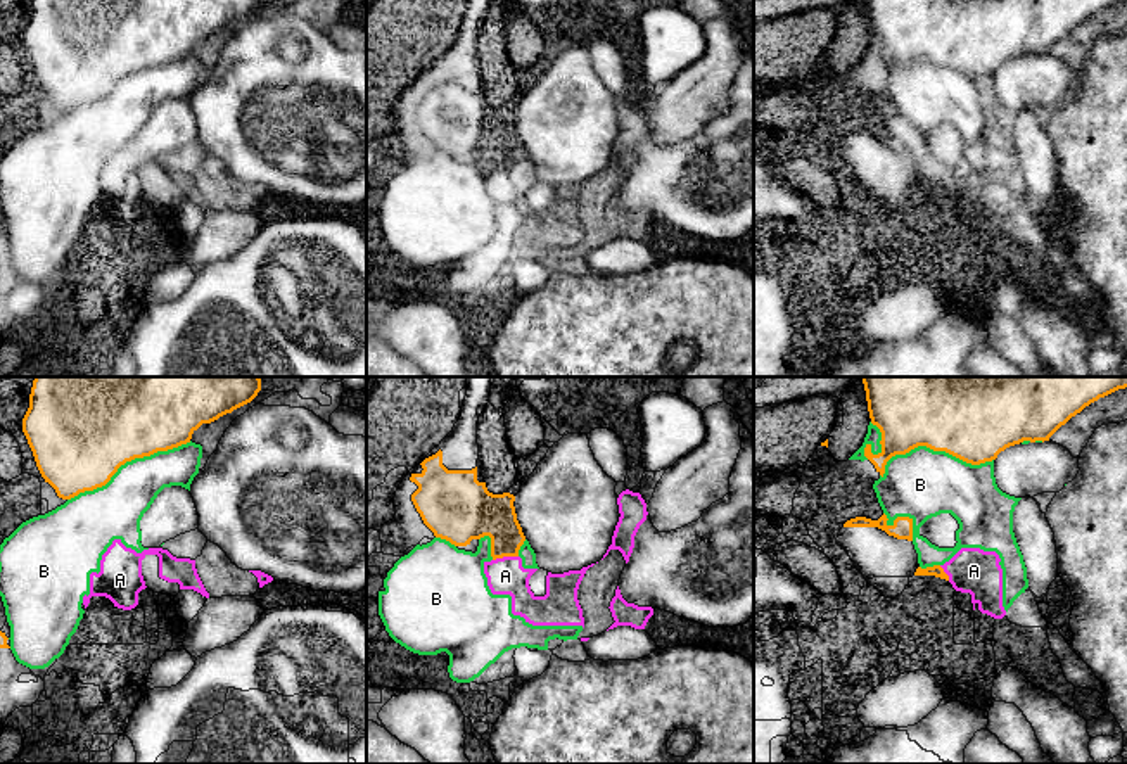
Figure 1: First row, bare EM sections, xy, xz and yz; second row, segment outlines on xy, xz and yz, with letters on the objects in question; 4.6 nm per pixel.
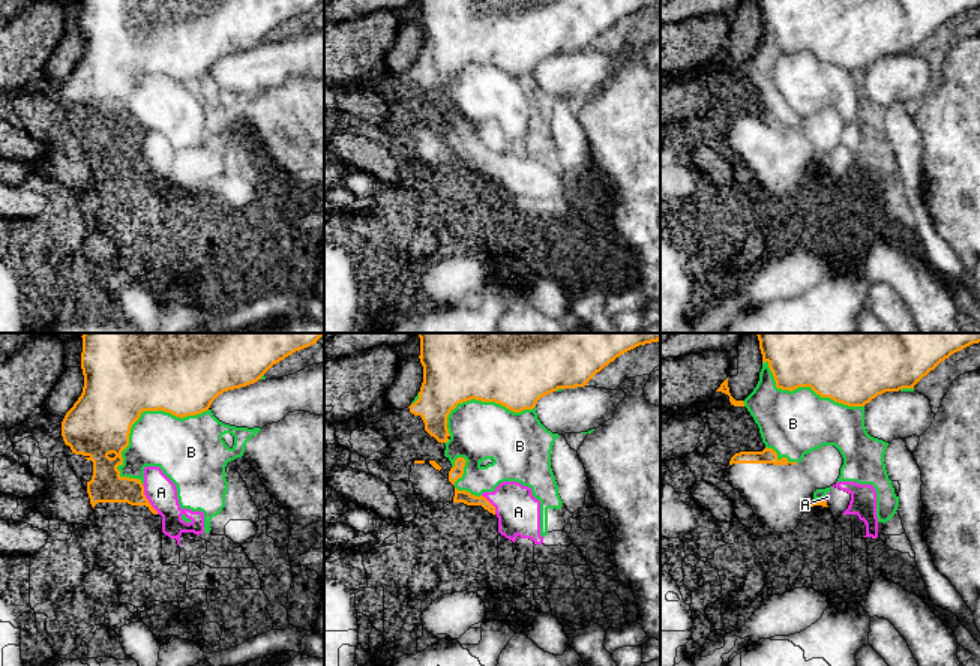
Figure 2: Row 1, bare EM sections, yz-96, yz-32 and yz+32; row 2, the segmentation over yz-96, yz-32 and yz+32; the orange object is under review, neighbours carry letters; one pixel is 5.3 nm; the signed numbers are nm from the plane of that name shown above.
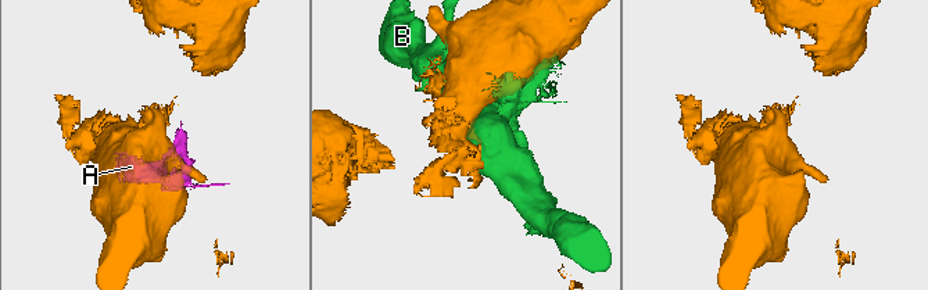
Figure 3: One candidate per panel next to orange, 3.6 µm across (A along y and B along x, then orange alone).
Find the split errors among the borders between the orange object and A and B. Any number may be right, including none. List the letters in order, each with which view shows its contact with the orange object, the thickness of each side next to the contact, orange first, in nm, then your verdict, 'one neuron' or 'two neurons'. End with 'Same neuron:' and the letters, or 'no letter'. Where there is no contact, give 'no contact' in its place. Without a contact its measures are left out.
A: xz | 240/180 nm | one neuron
B: xy | 500/260 nm | two neurons
Same neuron: A

